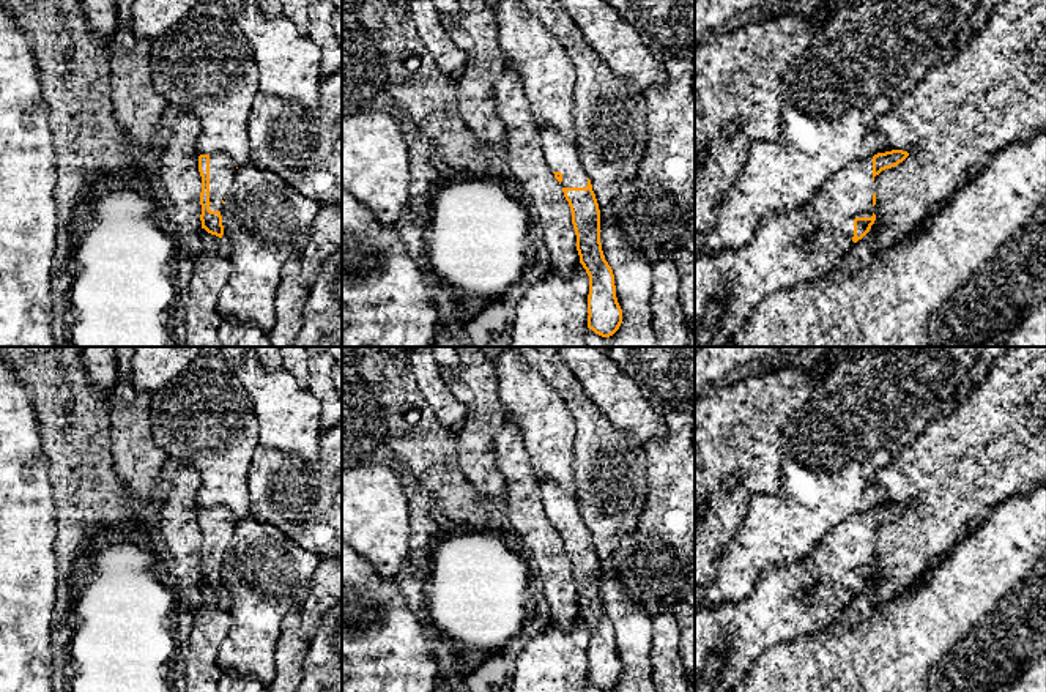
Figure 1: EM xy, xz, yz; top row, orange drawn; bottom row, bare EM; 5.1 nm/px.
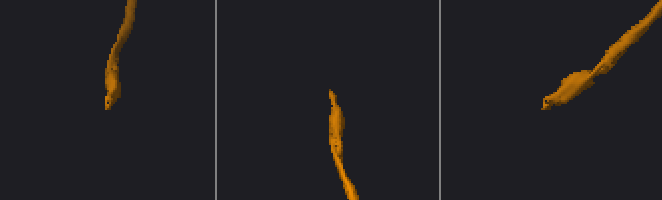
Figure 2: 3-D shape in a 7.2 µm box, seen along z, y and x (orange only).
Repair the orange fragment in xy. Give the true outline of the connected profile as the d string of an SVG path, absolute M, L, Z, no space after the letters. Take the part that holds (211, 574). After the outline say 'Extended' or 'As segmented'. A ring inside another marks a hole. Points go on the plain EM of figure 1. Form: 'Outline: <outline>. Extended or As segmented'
Outline: M224 506L198 509L198 525L202 530L202 582L219 591L224 588L221 563L236 522L235 514Z. Extended

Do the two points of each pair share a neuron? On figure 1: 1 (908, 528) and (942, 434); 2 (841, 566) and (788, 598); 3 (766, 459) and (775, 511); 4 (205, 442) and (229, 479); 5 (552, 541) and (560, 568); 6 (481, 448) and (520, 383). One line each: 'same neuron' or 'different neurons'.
1: same neuron
2: same neuron
3: different neurons
4: same neuron
5: same neuron
6: different neurons

